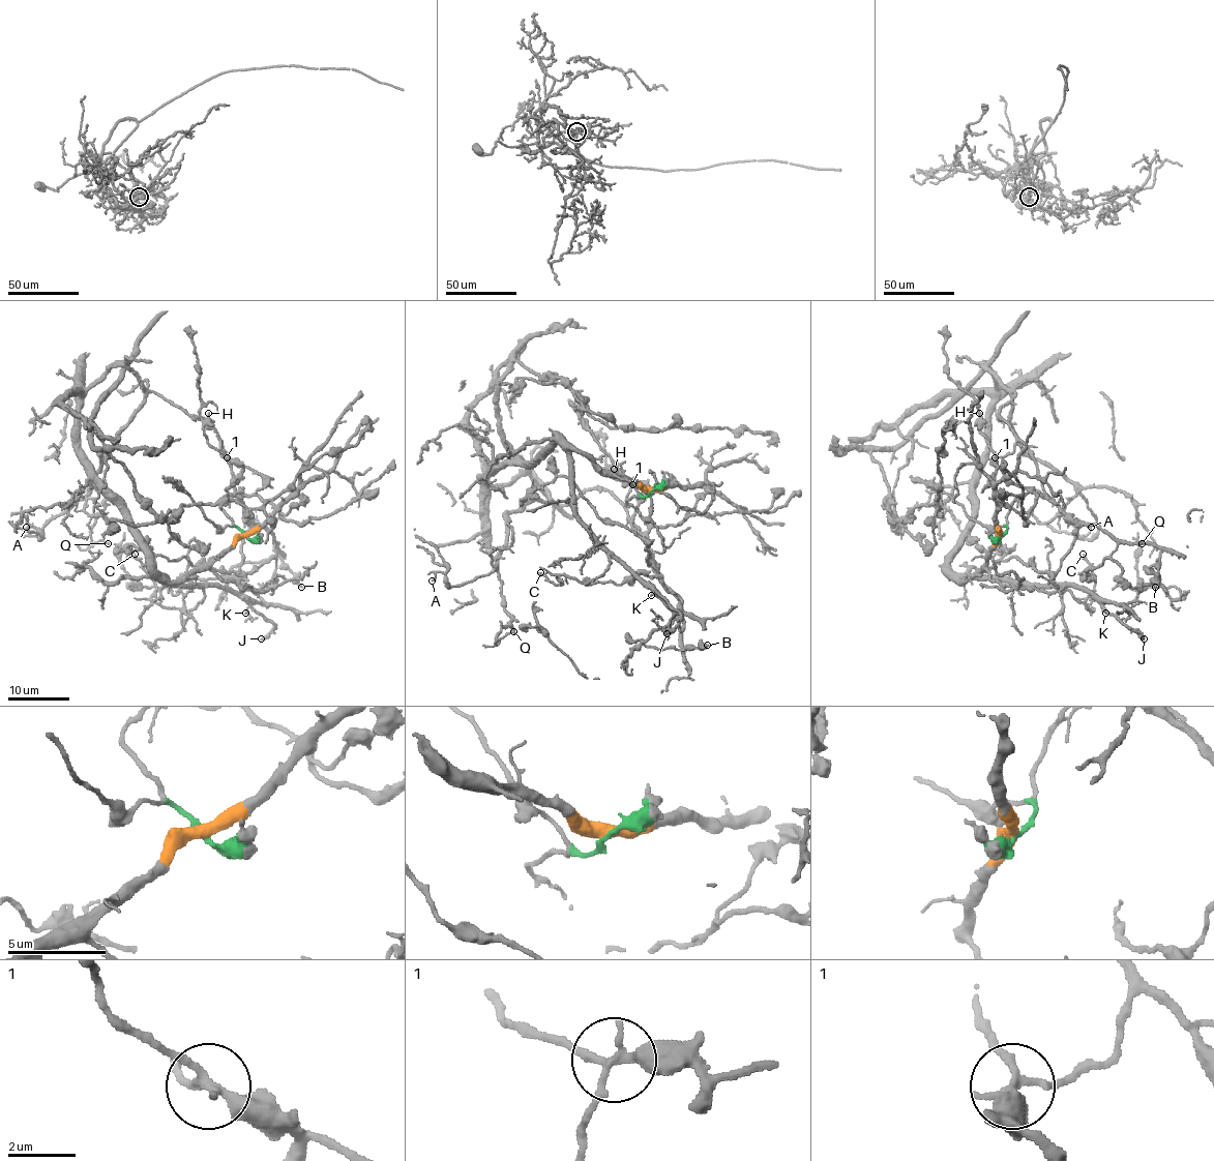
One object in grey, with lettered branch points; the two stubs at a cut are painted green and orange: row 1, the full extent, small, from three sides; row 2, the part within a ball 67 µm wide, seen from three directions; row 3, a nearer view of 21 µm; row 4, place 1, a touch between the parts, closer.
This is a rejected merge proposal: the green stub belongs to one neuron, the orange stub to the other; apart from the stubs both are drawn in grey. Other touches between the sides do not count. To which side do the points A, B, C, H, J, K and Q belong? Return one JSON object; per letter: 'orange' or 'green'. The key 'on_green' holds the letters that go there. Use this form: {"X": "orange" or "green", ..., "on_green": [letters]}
{"A": "orange", "B": "green", "C": "orange", "H": "green", "J": "orange", "K": "orange", "Q": "orange", "on_green": ["B", "H"]}

